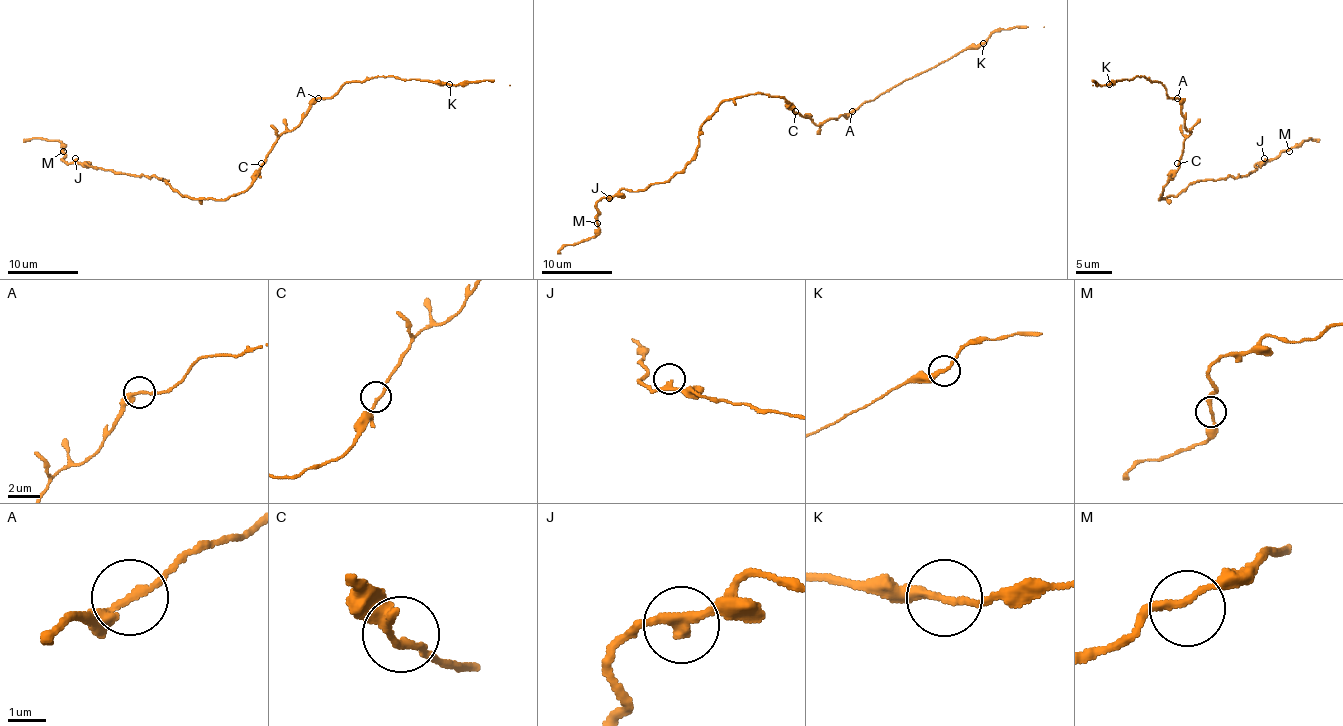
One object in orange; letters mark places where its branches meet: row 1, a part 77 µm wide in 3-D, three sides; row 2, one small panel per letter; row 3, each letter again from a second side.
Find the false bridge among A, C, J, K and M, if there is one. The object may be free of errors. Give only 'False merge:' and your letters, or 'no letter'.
False merge: no letter

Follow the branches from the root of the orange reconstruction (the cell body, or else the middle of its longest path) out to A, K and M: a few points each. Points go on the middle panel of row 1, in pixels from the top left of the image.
A: (788, 104), (795, 113), (808, 116), (816, 125), (852, 111)
K: (788, 104), (818, 125), (848, 115), (903, 81), (983, 44)
M: (788, 104), (765, 93), (726, 99), (701, 125), (696, 155), (680, 171), (645, 189), (604, 196), (597, 223)

